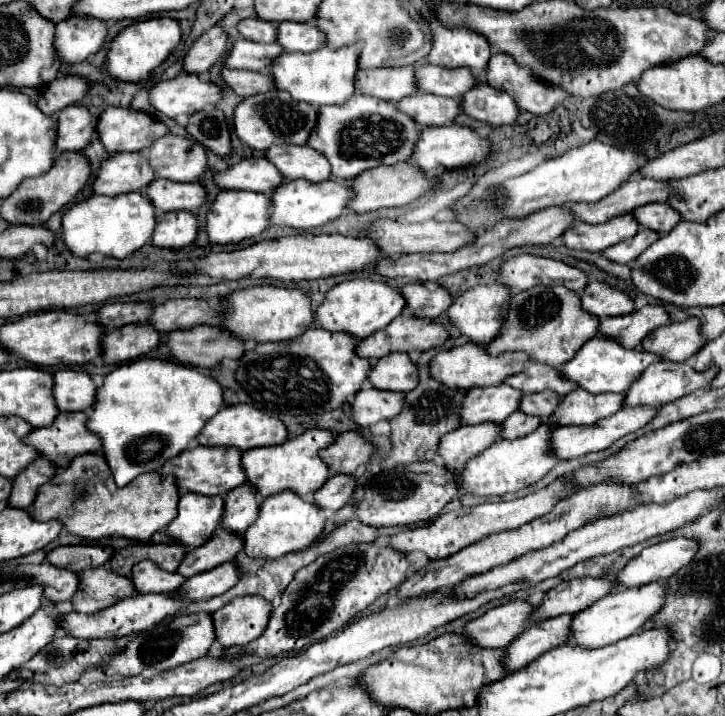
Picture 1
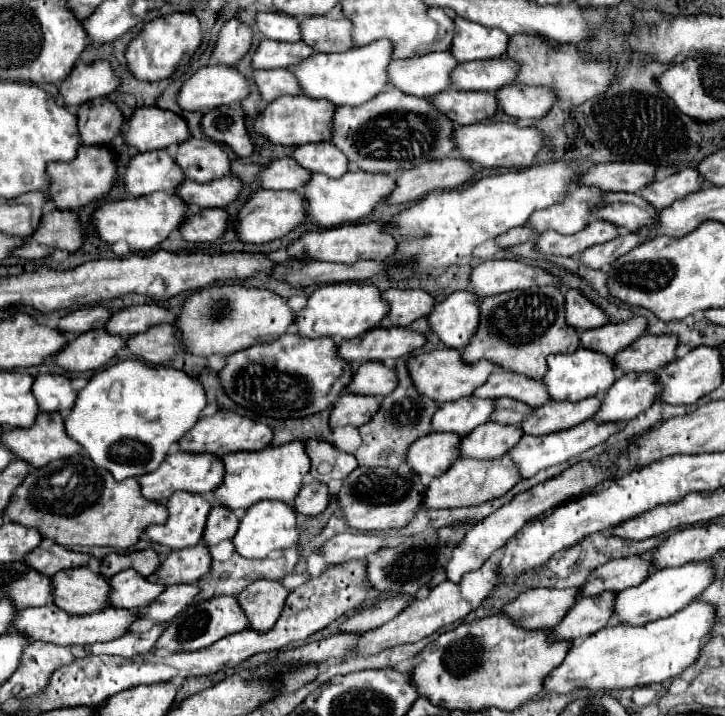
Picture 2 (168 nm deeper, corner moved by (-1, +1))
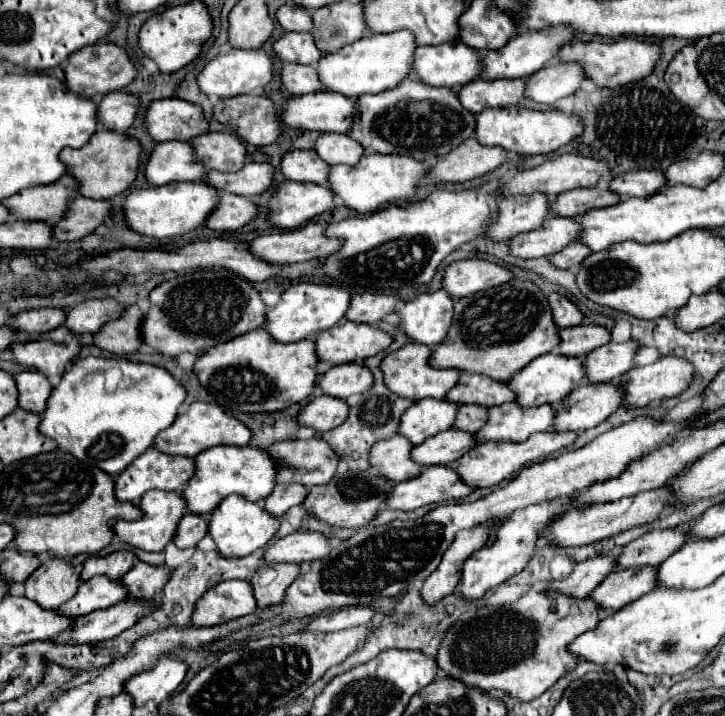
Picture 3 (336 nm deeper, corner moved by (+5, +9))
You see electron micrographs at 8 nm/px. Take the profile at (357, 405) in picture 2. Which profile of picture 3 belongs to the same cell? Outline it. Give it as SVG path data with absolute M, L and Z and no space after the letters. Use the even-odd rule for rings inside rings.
M314 397L296 417L298 425L312 427L318 433L324 433L328 429L334 429L336 425L344 423L348 417L348 407L346 401L336 399L336 397Z

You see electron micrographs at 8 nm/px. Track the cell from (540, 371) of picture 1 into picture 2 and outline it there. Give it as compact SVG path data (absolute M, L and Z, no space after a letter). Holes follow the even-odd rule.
M496 369L484 385L480 385L474 395L486 397L486 399L500 399L500 397L514 397L520 399L532 407L542 407L544 403L550 403L550 395L546 391L544 381L518 375L506 369Z

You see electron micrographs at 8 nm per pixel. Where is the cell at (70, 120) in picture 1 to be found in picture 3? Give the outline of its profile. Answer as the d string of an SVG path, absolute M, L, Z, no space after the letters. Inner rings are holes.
M124 91L108 93L100 105L98 105L98 119L104 127L116 131L116 133L126 133L140 109L140 97Z

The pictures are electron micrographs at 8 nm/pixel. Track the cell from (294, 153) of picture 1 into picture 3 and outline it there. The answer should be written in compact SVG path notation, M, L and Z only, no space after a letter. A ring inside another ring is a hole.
M324 133L316 141L314 149L330 165L336 163L356 165L364 155L364 147L356 143L356 139L352 139L350 135L342 135L342 133Z

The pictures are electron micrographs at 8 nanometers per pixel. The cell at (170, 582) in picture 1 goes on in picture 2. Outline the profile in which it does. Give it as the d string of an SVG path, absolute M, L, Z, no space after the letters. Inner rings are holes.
M126 569L114 575L110 579L110 585L114 587L114 591L110 593L110 605L124 609L144 609L166 589L160 583L148 581L136 569Z

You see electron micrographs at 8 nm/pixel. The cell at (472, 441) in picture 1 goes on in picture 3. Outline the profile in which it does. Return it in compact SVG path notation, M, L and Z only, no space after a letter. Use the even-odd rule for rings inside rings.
M394 435L392 439L372 445L368 453L368 463L370 467L378 469L380 475L388 481L400 483L412 479L422 471L422 467L416 467L408 459L408 449L412 449L408 439L400 439L400 435Z

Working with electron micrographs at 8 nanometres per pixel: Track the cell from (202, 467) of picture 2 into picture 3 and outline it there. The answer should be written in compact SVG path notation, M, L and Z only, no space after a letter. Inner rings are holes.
M154 447L146 449L140 457L136 457L116 479L114 485L114 493L118 501L130 501L130 503L138 503L142 499L142 495L150 489L162 489L162 491L176 491L180 493L186 483L190 481L190 477L194 475L194 459L190 457L176 457L176 455L166 455Z

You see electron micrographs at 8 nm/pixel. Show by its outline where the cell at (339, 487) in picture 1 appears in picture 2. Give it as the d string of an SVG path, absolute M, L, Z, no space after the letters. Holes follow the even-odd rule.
M310 481L302 485L302 491L298 493L298 499L294 501L294 509L300 515L308 515L308 517L316 517L324 513L328 505L330 505L328 485L318 483L318 481Z

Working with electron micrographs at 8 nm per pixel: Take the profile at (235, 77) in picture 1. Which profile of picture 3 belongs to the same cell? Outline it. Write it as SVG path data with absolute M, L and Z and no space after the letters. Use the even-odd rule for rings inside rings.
M284 63L282 83L284 83L284 89L292 95L306 95L306 93L314 93L314 91L324 91L324 85L320 83L320 77L318 77L318 71L314 65Z

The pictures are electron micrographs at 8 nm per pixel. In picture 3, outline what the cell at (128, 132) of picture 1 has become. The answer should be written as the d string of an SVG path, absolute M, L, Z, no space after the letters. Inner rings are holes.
M178 97L154 101L146 113L146 127L156 141L190 141L210 131L202 107Z

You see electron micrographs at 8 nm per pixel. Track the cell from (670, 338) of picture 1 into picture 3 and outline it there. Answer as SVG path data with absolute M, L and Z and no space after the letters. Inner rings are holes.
M606 343L584 357L584 369L590 383L614 383L620 375L632 369L636 343Z

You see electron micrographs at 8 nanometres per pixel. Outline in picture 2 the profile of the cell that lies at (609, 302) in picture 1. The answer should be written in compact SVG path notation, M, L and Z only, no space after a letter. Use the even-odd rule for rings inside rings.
M570 289L566 293L566 321L578 331L586 331L608 323L608 315L596 307L582 291Z

